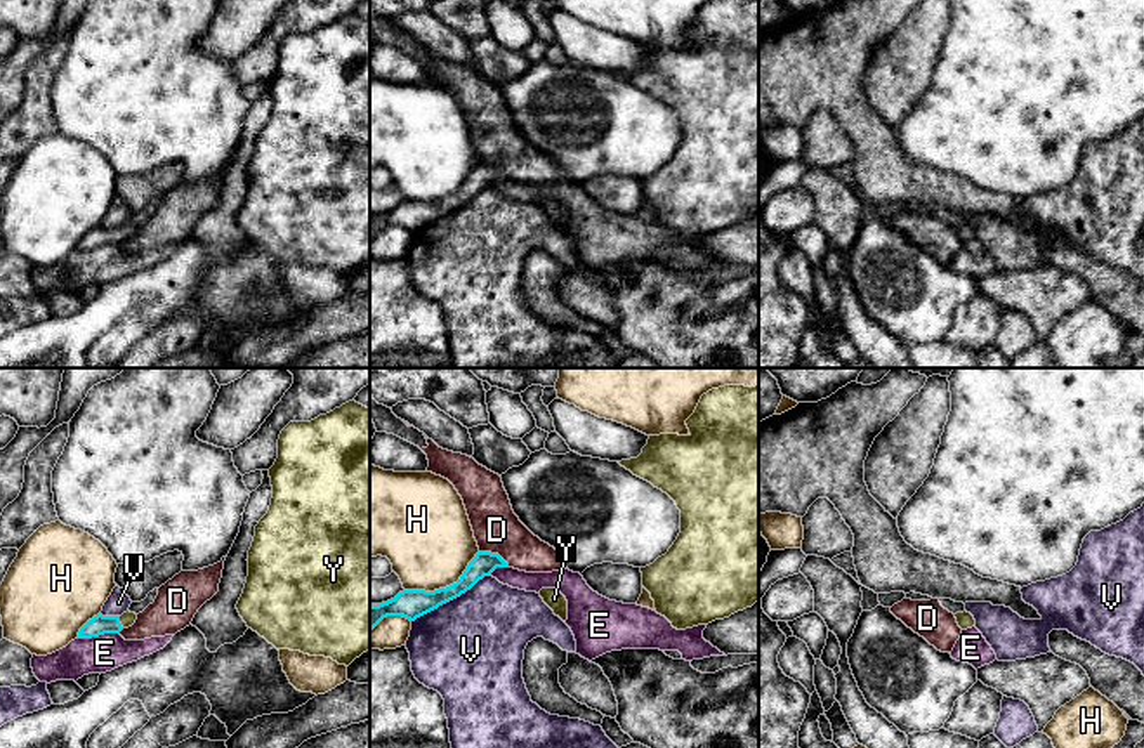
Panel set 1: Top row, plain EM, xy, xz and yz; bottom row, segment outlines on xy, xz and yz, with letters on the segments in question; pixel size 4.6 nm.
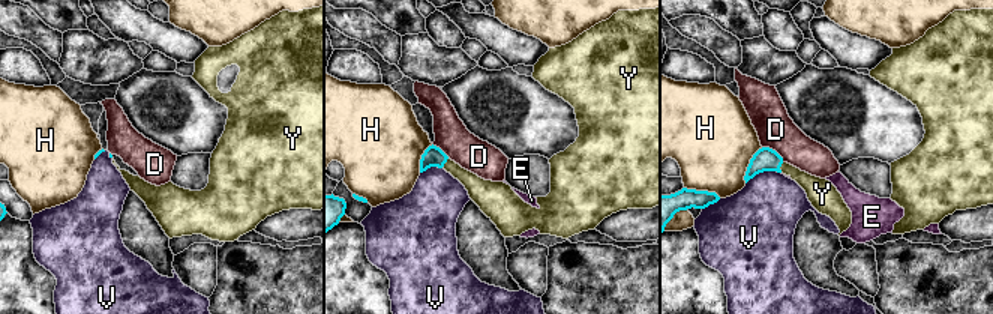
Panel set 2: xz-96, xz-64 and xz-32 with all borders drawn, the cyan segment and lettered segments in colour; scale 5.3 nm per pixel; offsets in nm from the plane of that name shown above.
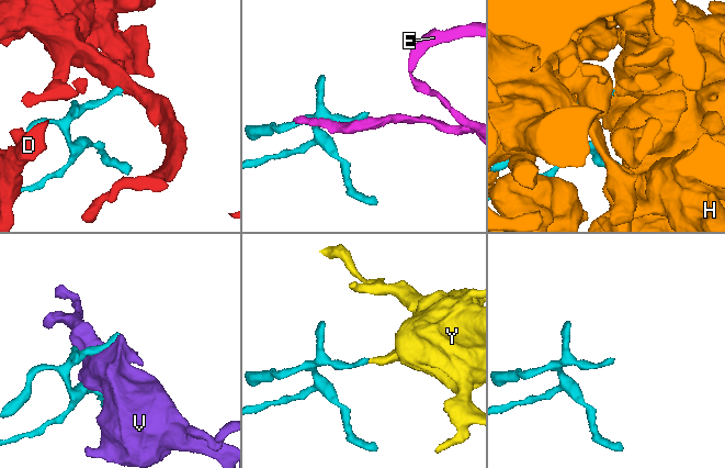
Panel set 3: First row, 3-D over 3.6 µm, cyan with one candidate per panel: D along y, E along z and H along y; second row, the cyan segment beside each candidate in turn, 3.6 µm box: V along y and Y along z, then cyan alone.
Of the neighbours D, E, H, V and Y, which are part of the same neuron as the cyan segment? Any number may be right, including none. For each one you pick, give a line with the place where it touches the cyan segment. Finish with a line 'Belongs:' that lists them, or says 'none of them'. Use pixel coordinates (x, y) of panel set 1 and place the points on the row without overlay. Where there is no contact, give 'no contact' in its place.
Y: contact xy (118, 233)
Belongs: Y

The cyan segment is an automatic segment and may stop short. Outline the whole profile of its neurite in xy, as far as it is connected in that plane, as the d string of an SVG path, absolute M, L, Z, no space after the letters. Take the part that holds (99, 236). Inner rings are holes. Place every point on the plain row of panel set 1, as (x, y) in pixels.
M123 224L122 227L102 227L97 226L89 231L78 243L78 250L92 250L104 245L120 245L123 239L128 239L135 234L135 224Z

